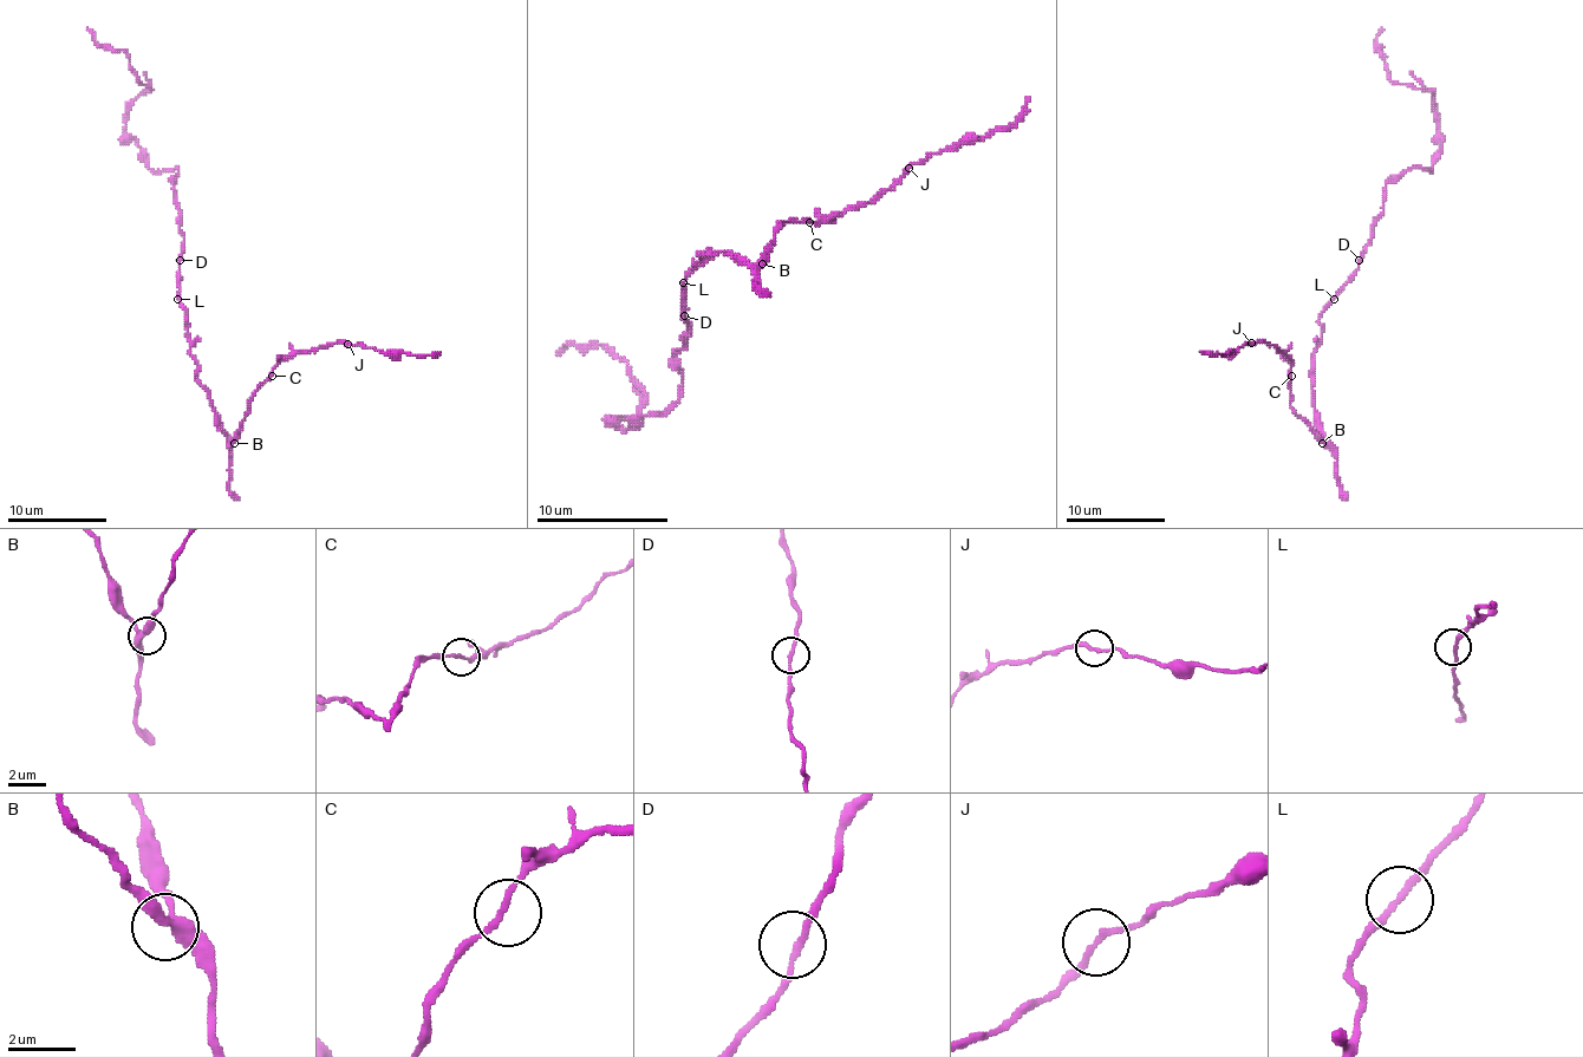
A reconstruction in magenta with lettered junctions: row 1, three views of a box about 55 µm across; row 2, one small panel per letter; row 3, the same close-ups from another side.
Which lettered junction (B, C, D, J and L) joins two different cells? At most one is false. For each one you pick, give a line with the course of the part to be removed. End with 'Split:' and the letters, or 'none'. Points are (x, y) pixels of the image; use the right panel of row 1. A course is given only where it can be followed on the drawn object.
Split: none

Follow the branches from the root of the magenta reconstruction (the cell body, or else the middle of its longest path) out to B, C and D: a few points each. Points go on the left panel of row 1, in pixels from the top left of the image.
B: (184, 312), (190, 356), (197, 366), (197, 383), (207, 393), (215, 423), (234, 443)
C: (184, 312), (197, 383), (207, 393), (215, 425), (229, 439), (245, 421), (249, 398), (272, 376)
D: (184, 312), (180, 301), (180, 260)

